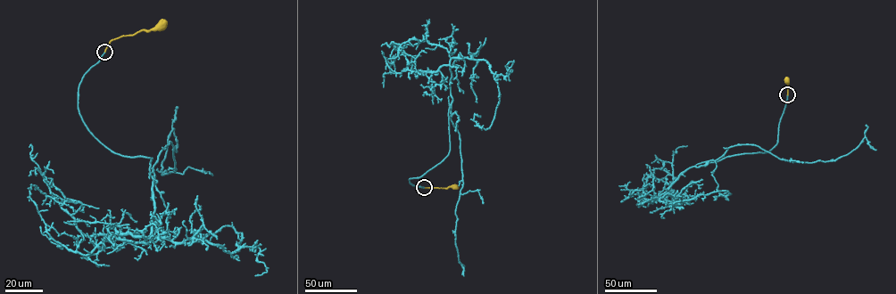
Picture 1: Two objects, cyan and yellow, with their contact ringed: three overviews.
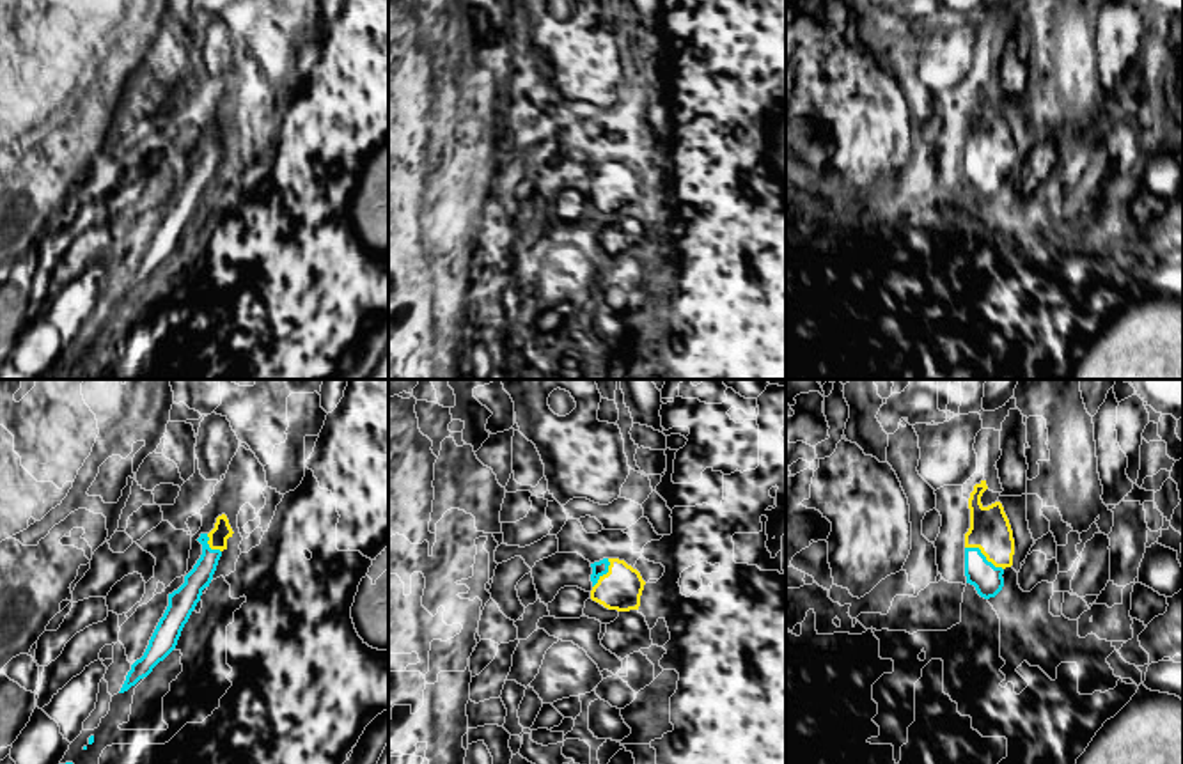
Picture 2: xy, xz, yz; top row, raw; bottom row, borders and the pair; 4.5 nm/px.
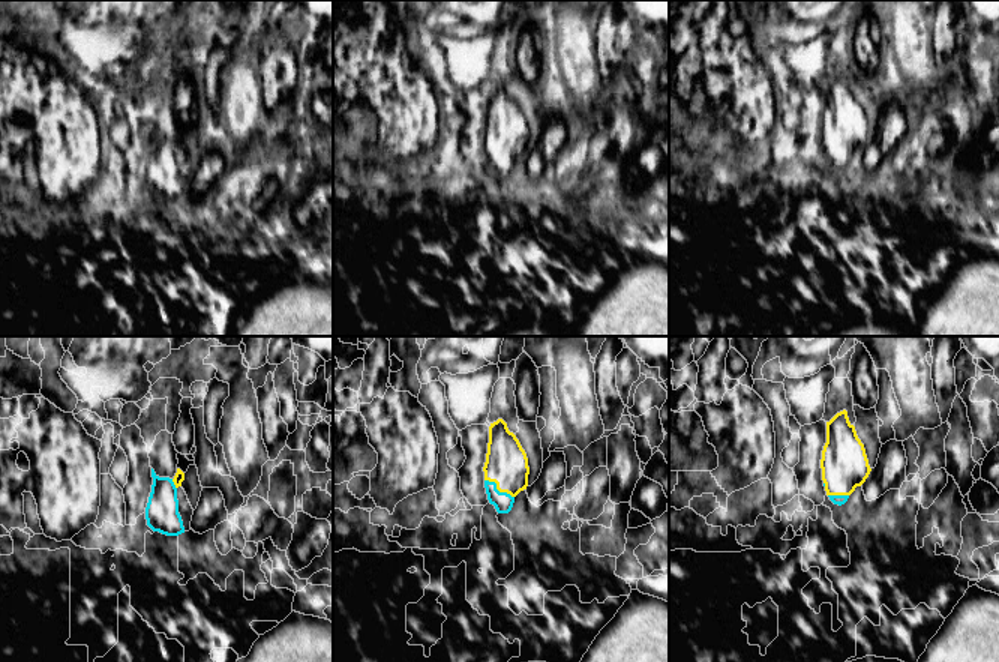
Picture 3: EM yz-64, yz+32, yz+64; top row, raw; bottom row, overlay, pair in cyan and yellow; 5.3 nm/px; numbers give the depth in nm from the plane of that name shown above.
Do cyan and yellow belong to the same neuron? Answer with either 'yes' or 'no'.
yes

